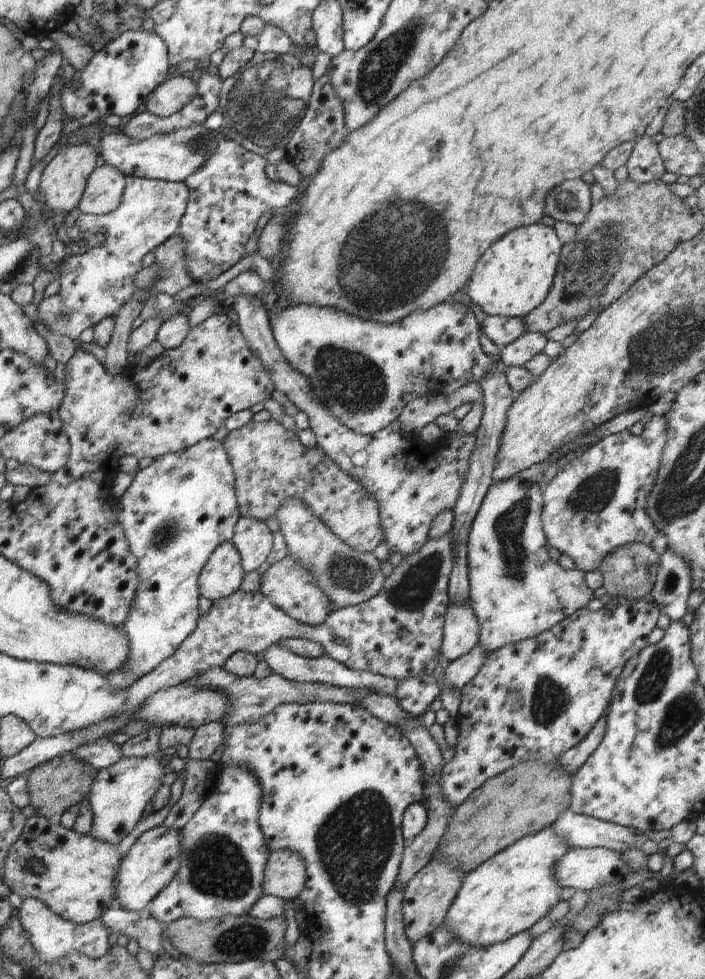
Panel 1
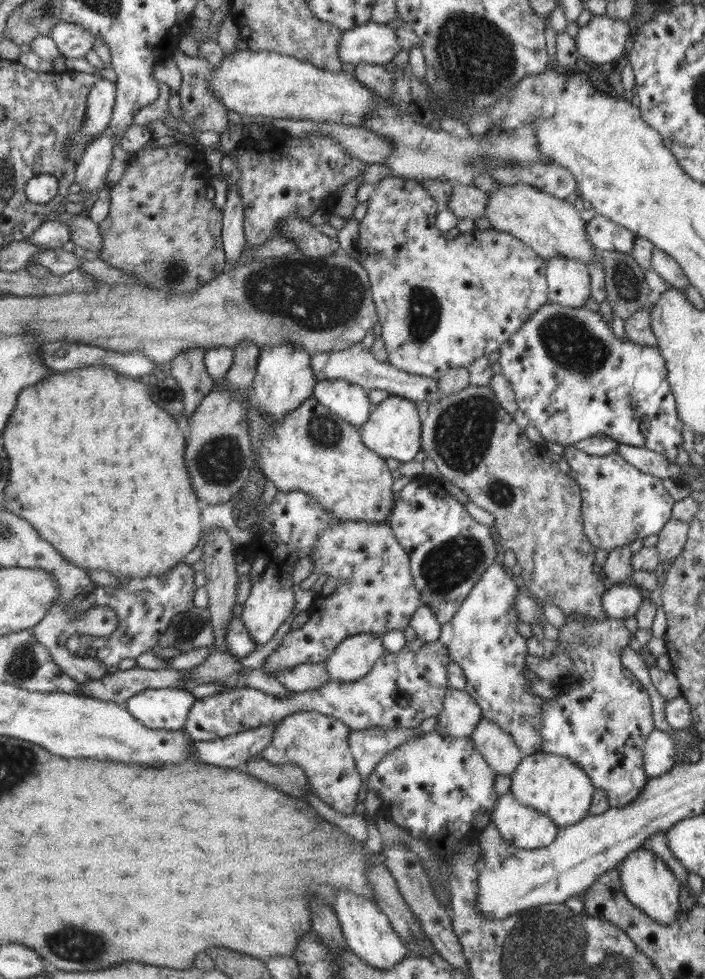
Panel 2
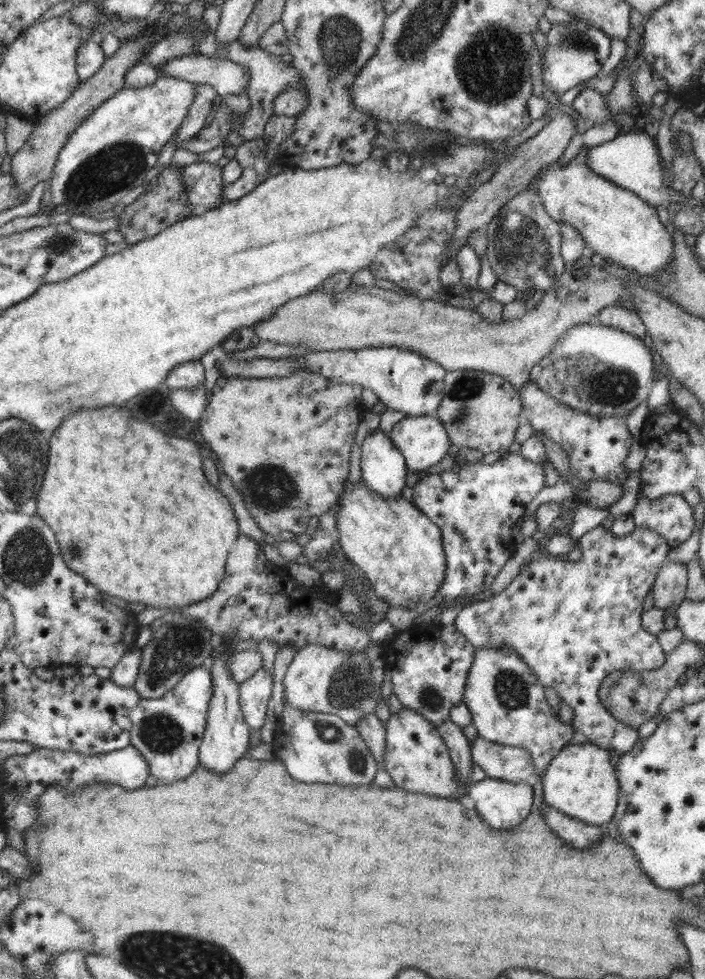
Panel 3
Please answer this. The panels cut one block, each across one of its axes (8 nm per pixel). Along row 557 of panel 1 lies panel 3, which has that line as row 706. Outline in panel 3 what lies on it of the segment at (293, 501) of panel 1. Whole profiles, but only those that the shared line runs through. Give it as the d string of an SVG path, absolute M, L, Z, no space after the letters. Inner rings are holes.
M306 644L296 650L293 662L285 673L284 699L298 710L335 714L348 724L356 726L364 715L375 712L380 701L378 687L374 686L371 672L368 655L364 650L344 654L328 646Z

